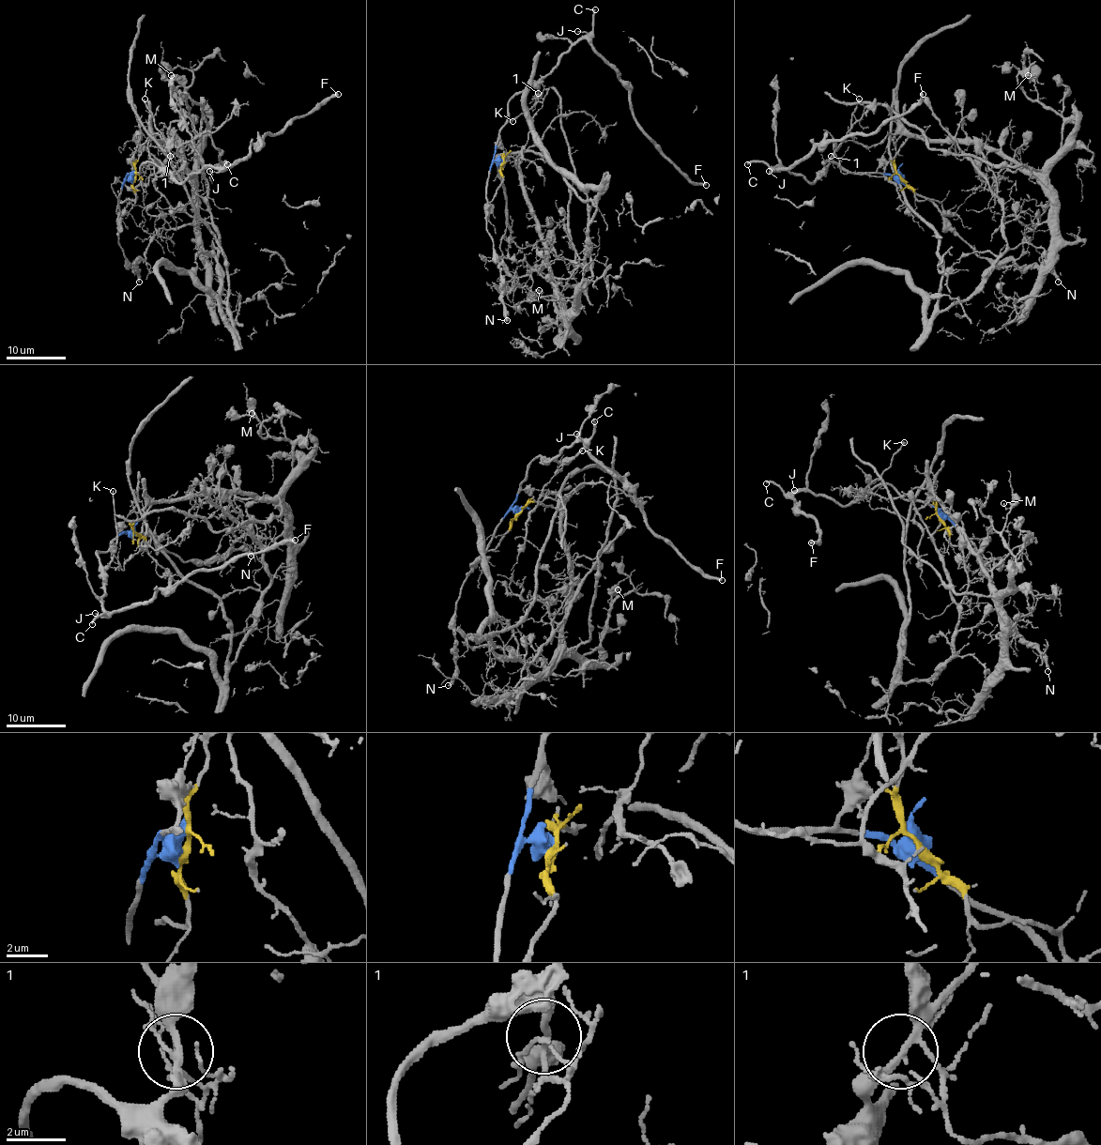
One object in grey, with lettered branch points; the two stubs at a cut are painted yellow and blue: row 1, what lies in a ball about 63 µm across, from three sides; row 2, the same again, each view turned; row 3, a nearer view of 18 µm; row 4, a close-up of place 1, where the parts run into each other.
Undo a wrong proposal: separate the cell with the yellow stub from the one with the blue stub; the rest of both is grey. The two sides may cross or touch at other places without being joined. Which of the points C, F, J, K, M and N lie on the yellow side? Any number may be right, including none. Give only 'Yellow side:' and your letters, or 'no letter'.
Yellow side: M

